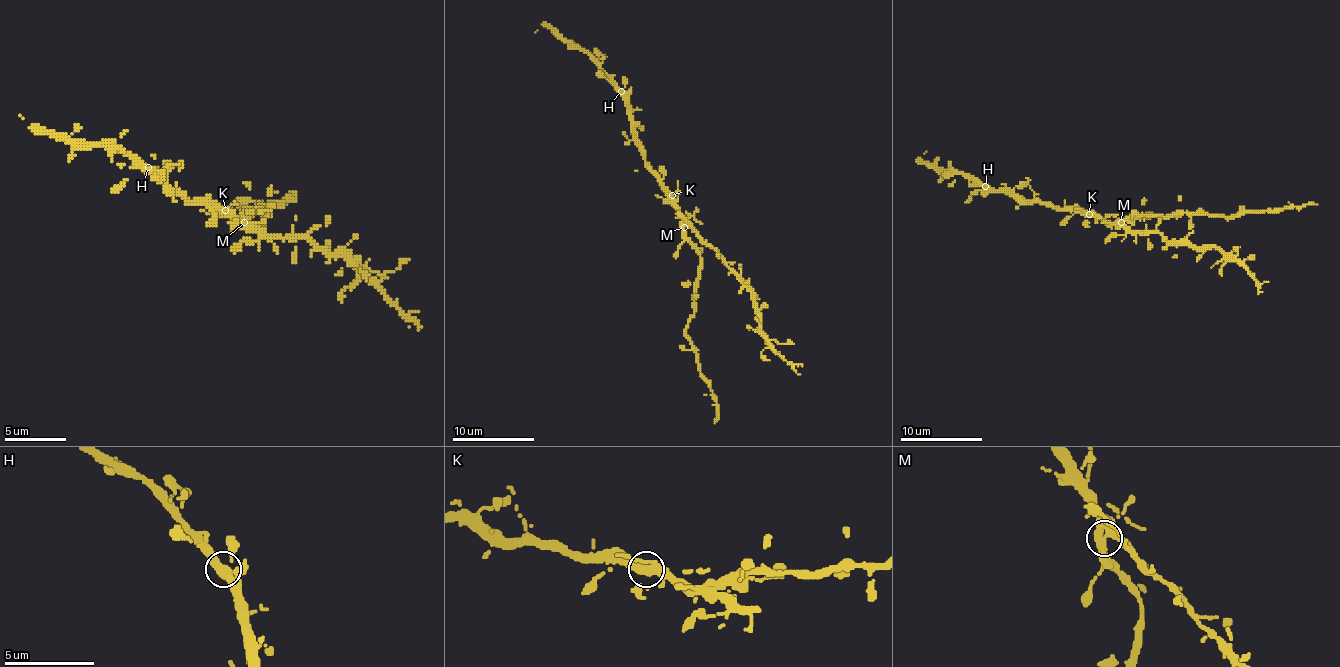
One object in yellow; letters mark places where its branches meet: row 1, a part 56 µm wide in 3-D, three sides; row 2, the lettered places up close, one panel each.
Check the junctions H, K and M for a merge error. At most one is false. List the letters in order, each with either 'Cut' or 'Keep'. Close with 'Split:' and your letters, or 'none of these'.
H: Keep
K: Keep
M: Keep
Split: none of these

